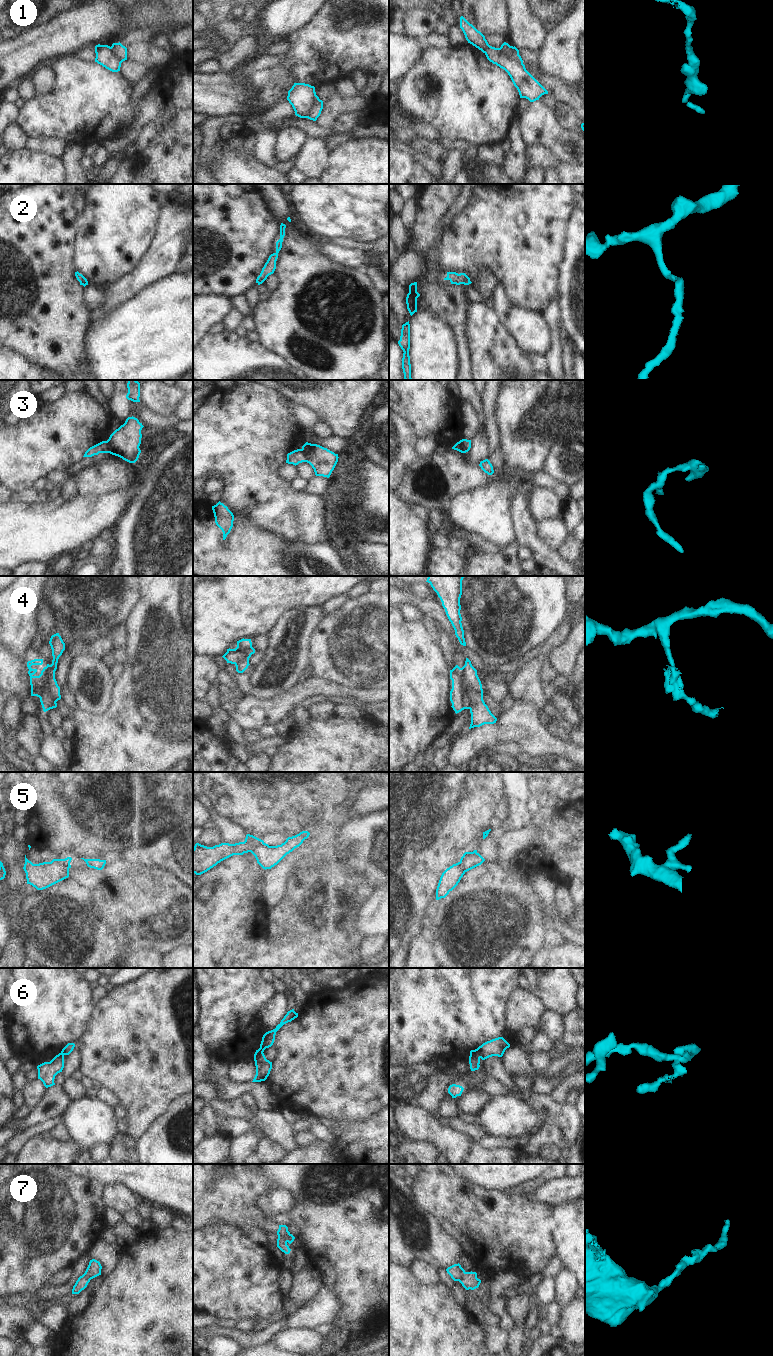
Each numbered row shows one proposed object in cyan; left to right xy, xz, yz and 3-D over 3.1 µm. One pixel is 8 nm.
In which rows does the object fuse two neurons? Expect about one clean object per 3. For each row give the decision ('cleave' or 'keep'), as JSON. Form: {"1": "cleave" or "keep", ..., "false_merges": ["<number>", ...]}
{"1": "cleave", "2": "keep", "3": "cleave", "4": "cleave", "5": "cleave", "6": "cleave", "7": "cleave", "false_merges": ["1", "3", "4", "5", "6", "7"]}

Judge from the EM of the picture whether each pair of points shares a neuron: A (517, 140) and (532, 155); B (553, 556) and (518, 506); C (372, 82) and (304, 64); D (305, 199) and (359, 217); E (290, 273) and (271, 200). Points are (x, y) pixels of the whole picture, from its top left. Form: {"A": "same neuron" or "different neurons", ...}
{"A": "different neurons", "B": "same neuron", "C": "different neurons", "D": "same neuron", "E": "same neuron"}

